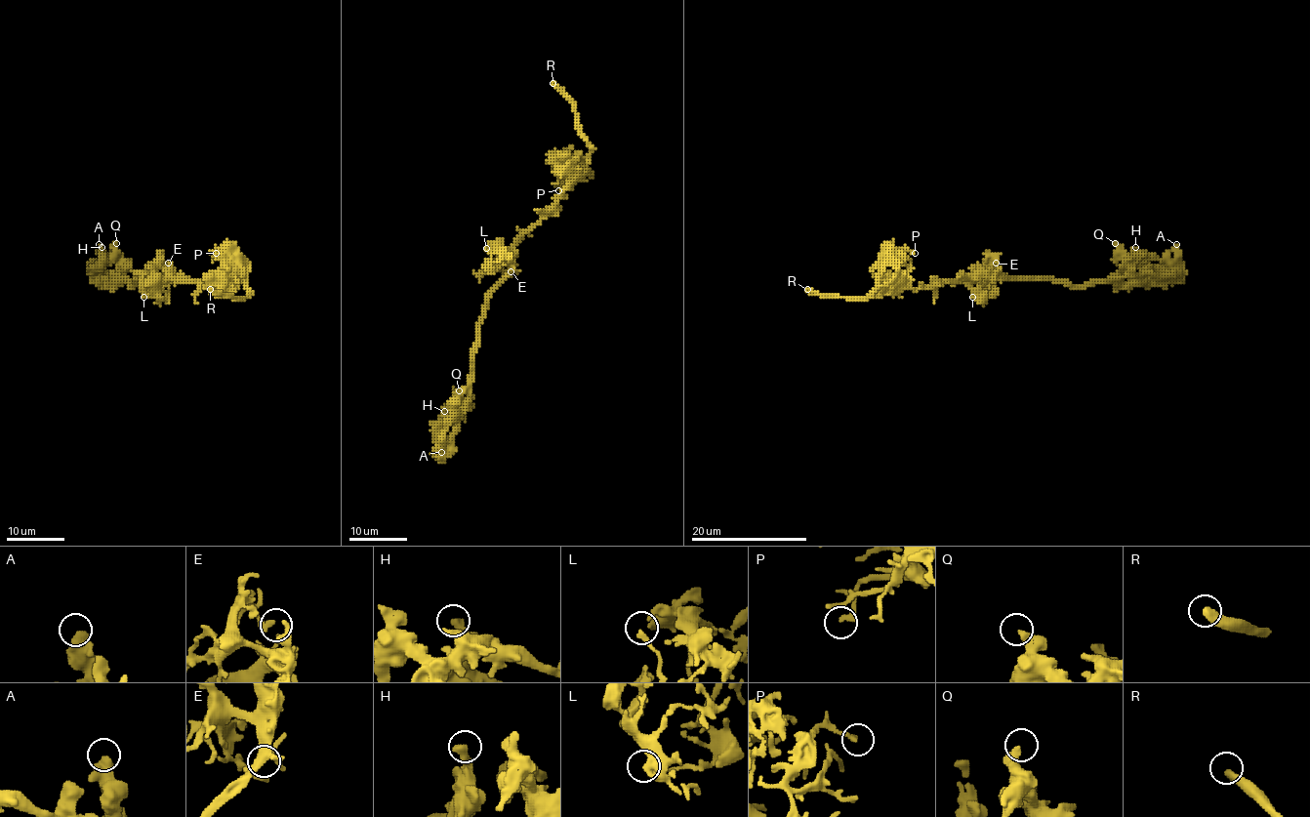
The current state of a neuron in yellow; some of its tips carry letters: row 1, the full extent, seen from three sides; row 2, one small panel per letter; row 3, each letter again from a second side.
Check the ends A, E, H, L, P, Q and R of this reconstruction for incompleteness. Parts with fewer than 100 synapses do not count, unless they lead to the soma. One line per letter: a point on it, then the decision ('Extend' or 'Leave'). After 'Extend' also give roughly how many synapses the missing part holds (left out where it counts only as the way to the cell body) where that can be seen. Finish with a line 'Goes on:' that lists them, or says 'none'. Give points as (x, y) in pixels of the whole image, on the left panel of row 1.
A: Place: (99, 244). Leave
E: Place: (168, 263). Leave
H: Place: (102, 247). Leave
L: Place: (143, 297). Leave
P: Place: (216, 253). Leave
Q: Place: (116, 243). Leave
R: Place: (210, 289). Extend
Goes on: R

